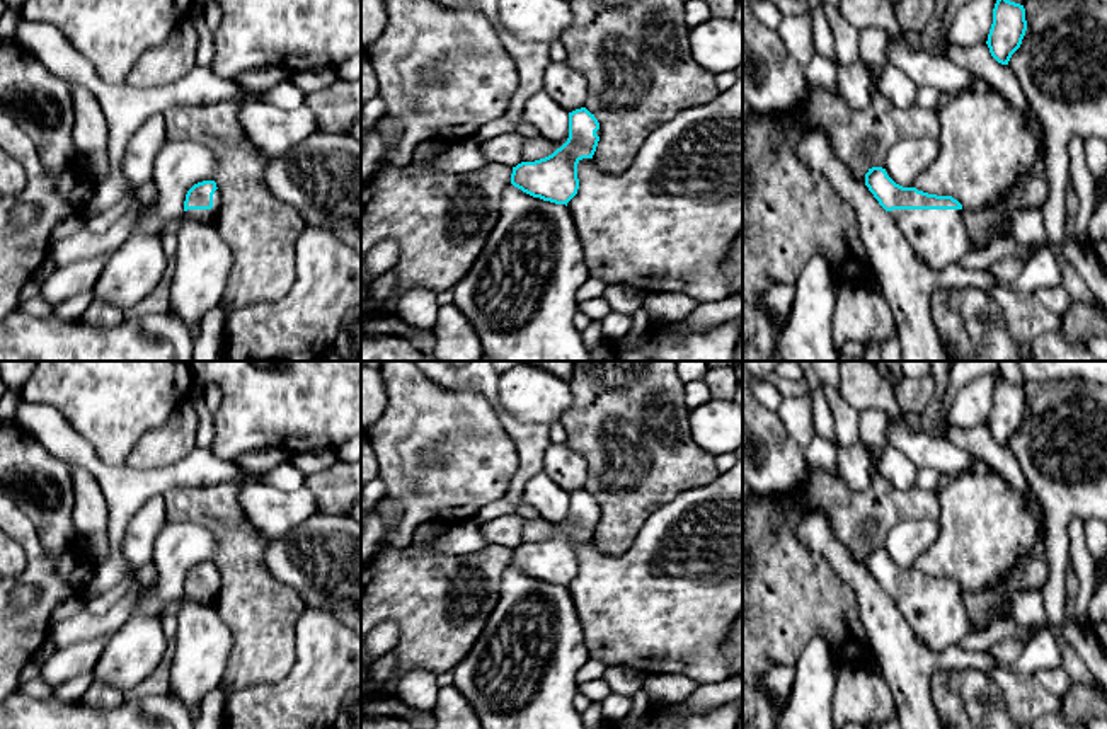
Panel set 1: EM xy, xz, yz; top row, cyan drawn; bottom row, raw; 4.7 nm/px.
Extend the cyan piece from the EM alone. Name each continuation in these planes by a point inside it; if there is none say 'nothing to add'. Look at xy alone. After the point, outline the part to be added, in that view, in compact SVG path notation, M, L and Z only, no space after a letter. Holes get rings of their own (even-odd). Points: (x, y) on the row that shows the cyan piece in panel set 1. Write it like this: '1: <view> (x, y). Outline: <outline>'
1: xy (203, 215). Outline: M216 189L213 194L213 208L211 210L187 210L184 215L192 216L203 223L216 223L216 215L221 204L220 191Z

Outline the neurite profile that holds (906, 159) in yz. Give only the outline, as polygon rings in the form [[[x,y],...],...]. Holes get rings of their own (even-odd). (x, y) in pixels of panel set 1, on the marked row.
[[[909,138],[891,145],[884,169],[887,175],[903,187],[913,187],[915,179],[938,155],[938,138]]]

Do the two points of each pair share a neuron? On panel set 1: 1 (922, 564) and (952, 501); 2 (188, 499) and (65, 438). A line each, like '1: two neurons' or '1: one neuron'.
1: one neuron
2: two neurons

